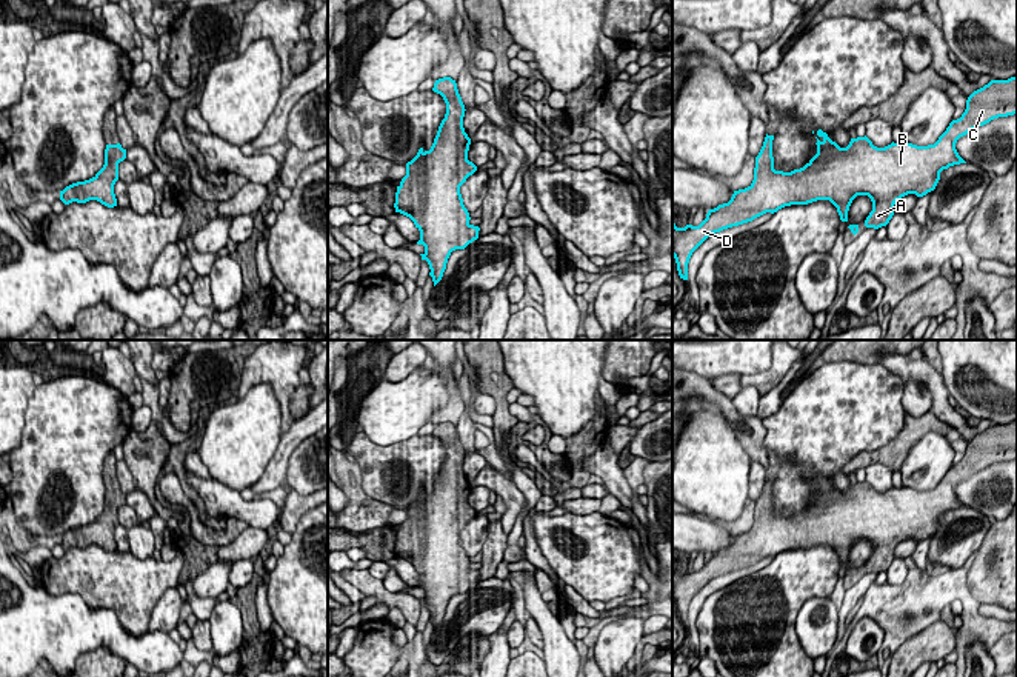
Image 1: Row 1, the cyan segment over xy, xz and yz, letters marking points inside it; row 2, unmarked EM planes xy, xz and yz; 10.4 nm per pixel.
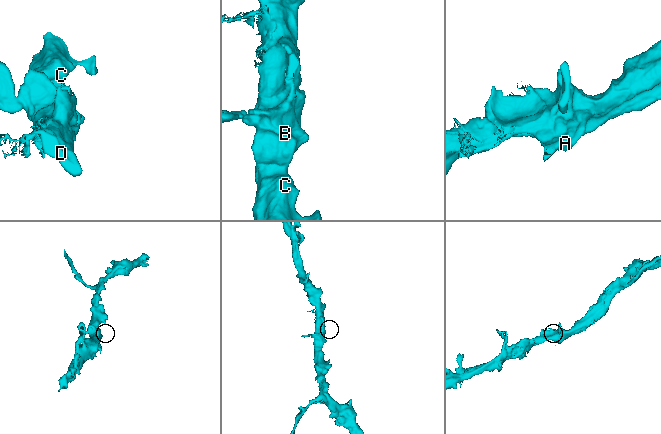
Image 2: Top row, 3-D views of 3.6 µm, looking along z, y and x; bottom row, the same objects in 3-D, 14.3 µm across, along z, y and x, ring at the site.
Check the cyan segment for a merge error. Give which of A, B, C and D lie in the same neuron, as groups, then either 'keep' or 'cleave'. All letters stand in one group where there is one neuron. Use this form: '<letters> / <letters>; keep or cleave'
A B C D; keep

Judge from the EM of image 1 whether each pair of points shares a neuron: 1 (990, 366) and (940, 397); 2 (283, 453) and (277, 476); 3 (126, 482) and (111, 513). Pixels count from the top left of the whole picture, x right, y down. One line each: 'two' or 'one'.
1: two
2: one
3: two

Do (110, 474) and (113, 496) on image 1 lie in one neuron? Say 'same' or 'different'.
same

